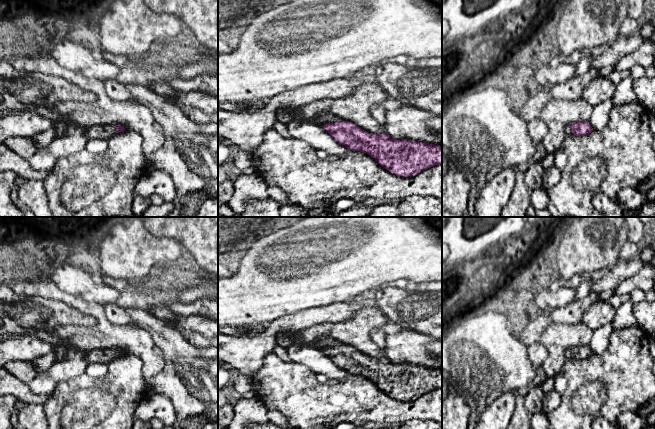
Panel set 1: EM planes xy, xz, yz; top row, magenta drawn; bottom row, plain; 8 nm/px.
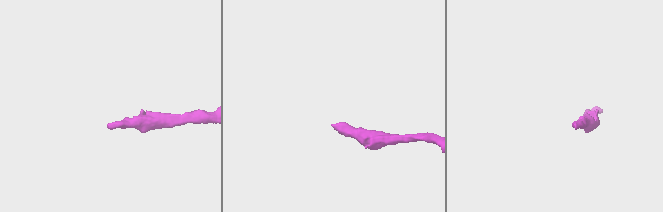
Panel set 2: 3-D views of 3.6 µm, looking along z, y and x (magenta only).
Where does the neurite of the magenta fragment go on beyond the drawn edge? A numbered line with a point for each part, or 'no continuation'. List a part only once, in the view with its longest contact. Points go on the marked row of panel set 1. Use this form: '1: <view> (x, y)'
1: xz (324, 118)

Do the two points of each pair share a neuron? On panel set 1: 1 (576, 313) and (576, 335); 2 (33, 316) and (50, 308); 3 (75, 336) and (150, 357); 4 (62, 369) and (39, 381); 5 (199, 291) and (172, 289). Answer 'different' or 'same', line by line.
1: different
2: same
3: same
4: same
5: same

